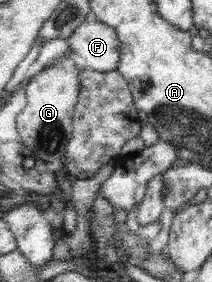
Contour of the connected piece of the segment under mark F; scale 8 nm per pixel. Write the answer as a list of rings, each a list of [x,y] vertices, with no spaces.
[[[103,22],[81,24],[70,37],[72,58],[83,68],[98,72],[119,71],[122,62],[122,43],[117,30]]]

